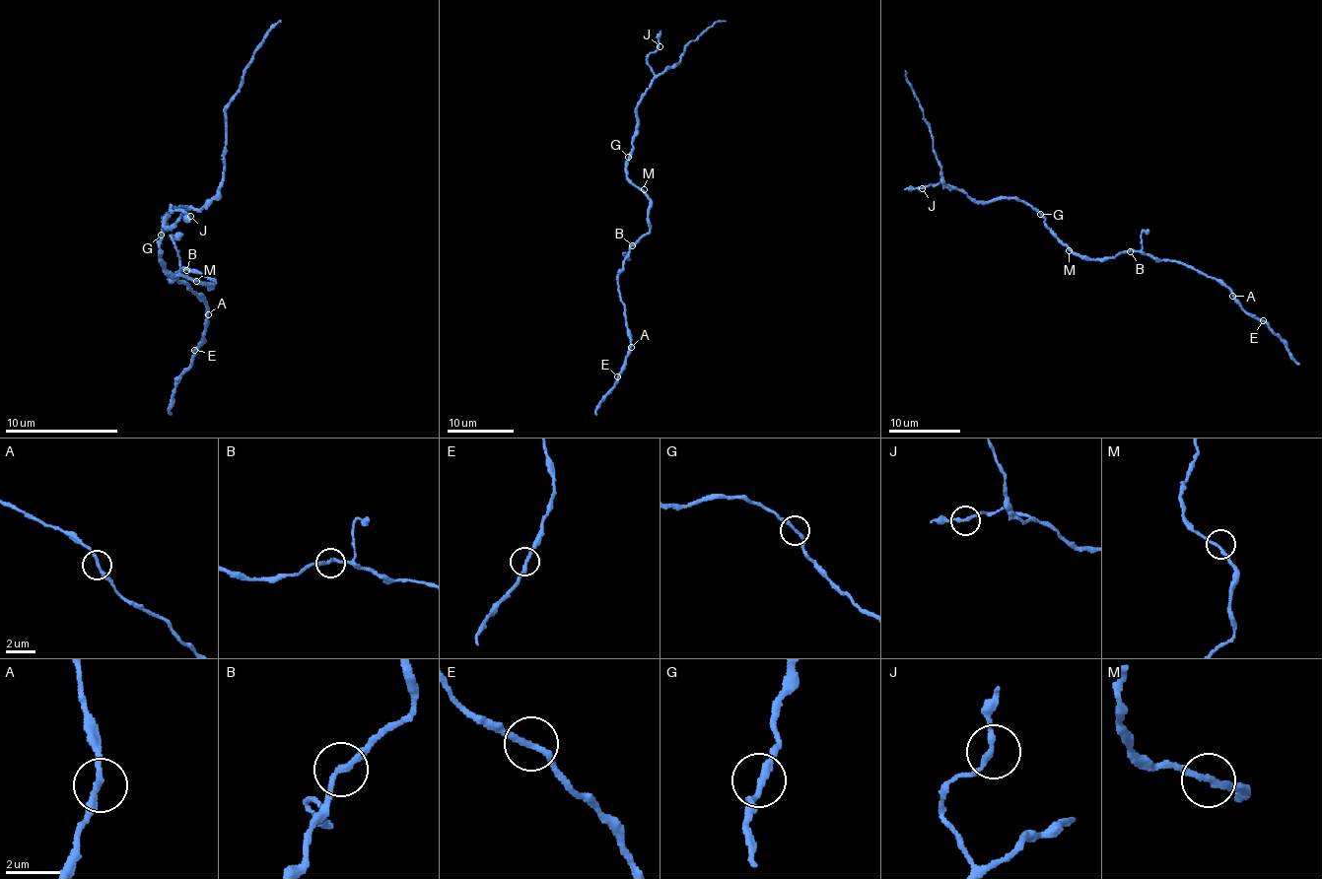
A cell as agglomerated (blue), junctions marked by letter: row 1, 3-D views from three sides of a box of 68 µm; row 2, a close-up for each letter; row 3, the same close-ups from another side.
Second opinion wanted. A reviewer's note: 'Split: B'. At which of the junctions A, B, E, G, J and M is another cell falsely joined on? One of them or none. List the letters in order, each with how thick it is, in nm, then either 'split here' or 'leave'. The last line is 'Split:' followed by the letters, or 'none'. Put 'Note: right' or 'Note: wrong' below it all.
A: 220 nm | leave
B: 220 nm | leave
E: 240 nm | leave
G: 240 nm | leave
J: 200 nm | leave
M: 200 nm | leave
Split: none
Note: wrong

